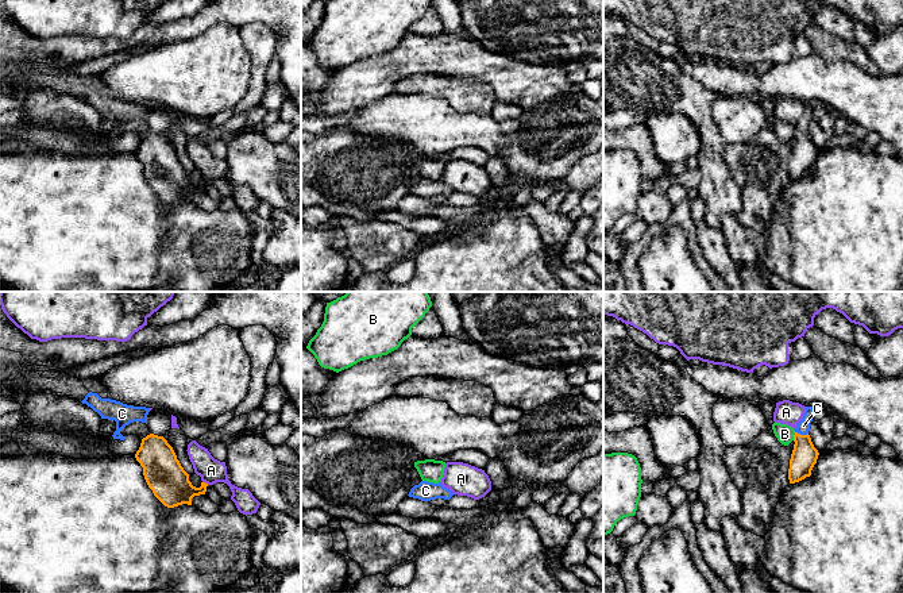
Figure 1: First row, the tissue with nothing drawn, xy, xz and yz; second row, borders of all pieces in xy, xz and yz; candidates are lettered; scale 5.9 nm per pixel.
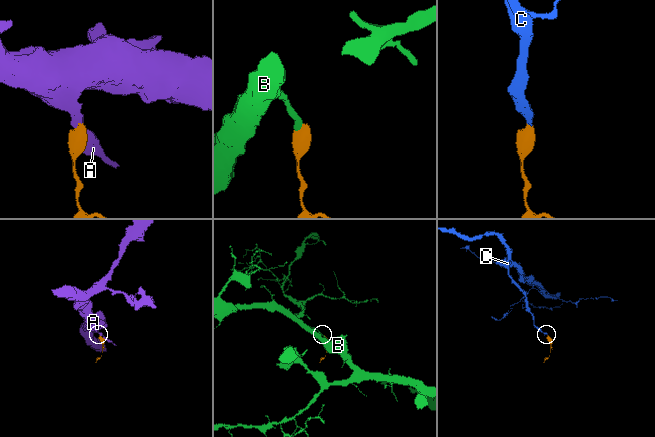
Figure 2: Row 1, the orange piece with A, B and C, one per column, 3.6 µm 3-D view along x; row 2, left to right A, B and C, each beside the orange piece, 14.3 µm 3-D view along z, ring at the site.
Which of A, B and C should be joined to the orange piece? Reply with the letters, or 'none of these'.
C

